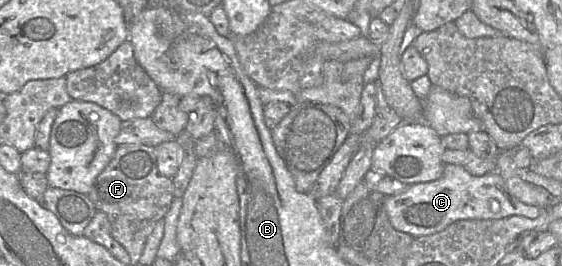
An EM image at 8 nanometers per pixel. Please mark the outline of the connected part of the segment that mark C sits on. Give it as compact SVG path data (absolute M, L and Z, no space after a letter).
M445 164L442 176L435 181L412 184L398 194L386 196L384 206L391 225L396 230L407 233L414 238L440 232L459 220L495 220L510 216L524 216L535 219L542 213L542 209L525 204L510 194L504 179L497 171L482 176L474 176L462 166L456 164Z

